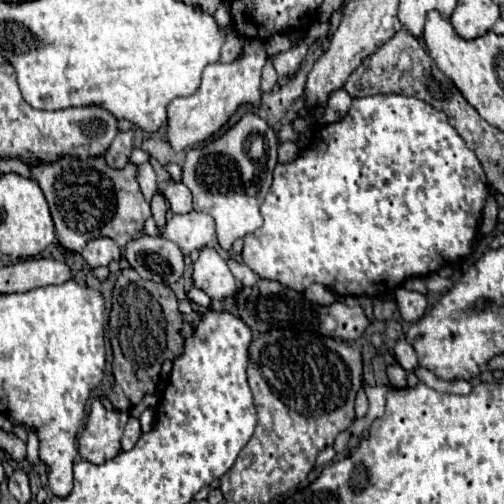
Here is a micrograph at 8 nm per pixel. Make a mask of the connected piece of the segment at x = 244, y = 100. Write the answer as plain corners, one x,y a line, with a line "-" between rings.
247,40
245,52
239,60
231,64
209,64
203,70
201,86
191,96
173,98
167,106
167,140
175,152
181,152
189,146
195,146
215,134
239,108
239,104
259,104
261,98
261,70
267,62
265,44
257,40

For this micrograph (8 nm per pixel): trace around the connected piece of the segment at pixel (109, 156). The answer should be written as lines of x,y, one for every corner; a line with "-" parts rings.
133,128
125,130
125,132
119,132
115,136
113,144
105,152
105,160
111,168
123,168
129,162
129,156
133,152
133,136
135,136

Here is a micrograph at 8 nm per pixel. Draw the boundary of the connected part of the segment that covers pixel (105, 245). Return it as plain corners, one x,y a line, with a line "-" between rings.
95,238
95,240
87,242
81,256
87,260
87,264
91,268
109,266
111,260
121,260
121,248
109,238

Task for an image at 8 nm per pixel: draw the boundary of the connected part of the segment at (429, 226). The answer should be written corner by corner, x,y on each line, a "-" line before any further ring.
377,94
377,96
367,96
367,98
355,98
343,120
327,124
327,126
325,124
317,126
313,146
301,150
301,154
295,160
285,162
285,164
279,162
275,166
271,190
261,204
263,226
243,238
245,246
243,246
241,258
243,258
243,264
249,266
257,276
267,278
267,280
277,280
297,292
303,292
313,282
317,282
339,296
369,296
371,298
371,296
391,294
407,278
429,276
437,272
439,268
471,254
475,246
475,238
477,238
479,218
481,218
487,196
489,196
489,182
485,180
485,172
475,152
467,148
467,144
457,134
457,130
447,122
447,116
443,112
435,110
431,104
425,104
423,100
399,96
399,94

